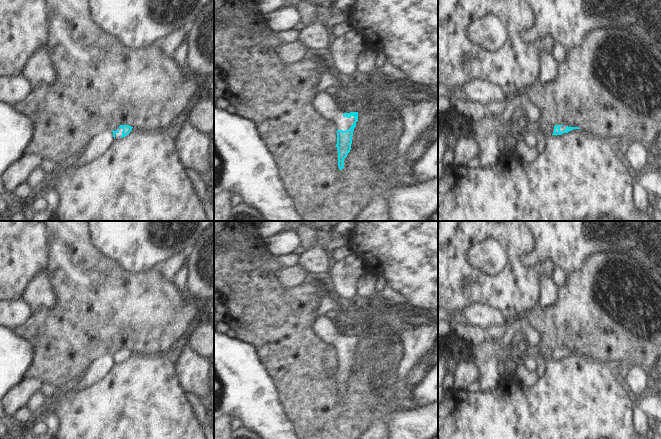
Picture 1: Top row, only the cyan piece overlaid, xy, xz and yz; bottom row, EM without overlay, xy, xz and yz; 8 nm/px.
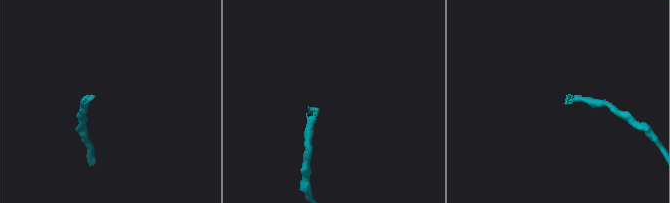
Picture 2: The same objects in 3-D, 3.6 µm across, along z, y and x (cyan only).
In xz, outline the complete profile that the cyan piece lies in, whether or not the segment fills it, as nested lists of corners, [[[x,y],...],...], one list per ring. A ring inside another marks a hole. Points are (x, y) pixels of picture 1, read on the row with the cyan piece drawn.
[[[325,91],[318,92],[315,98],[311,100],[311,105],[318,117],[331,121],[337,128],[338,167],[342,170],[344,159],[351,150],[353,131],[358,121],[358,112],[339,112],[335,107],[333,96]]]

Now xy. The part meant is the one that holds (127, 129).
[[[120,125],[119,127],[114,128],[113,132],[113,137],[115,140],[118,140],[120,138],[123,138],[127,136],[133,127],[129,125]]]

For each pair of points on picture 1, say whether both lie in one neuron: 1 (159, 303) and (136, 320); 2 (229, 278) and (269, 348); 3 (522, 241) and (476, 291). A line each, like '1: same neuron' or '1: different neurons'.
1: same neuron
2: same neuron
3: same neuron

